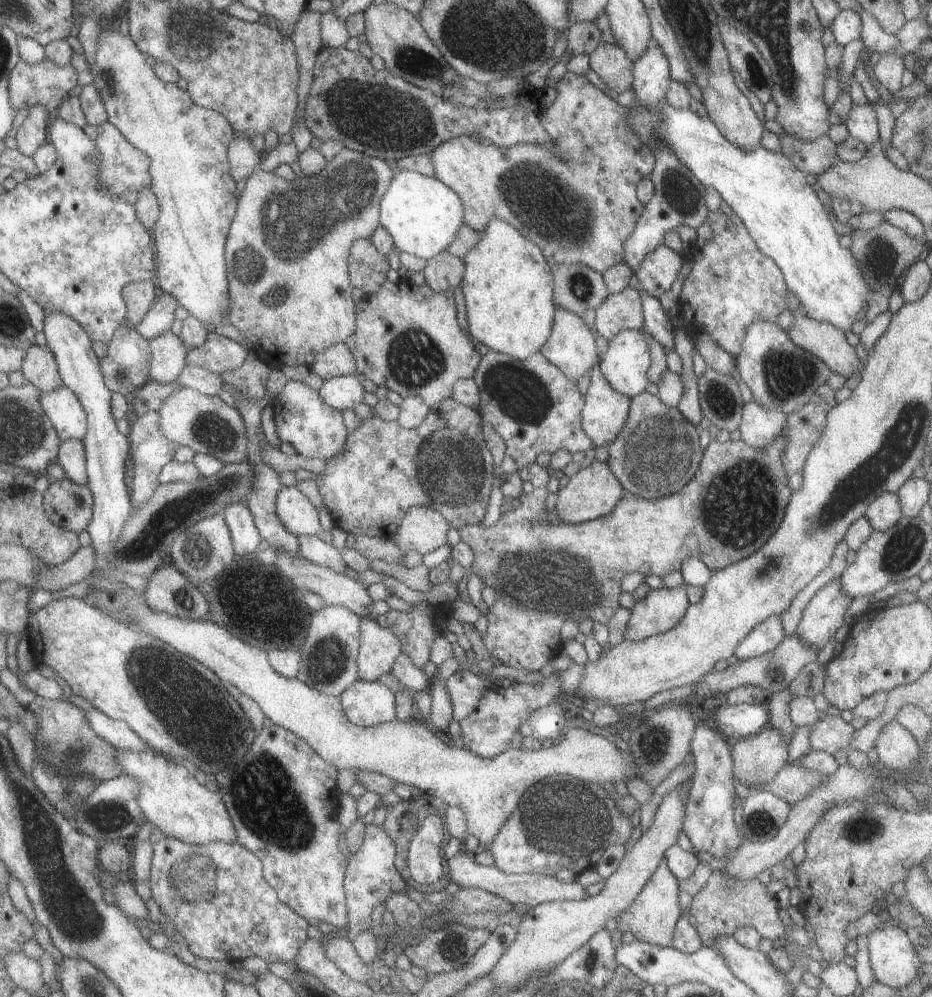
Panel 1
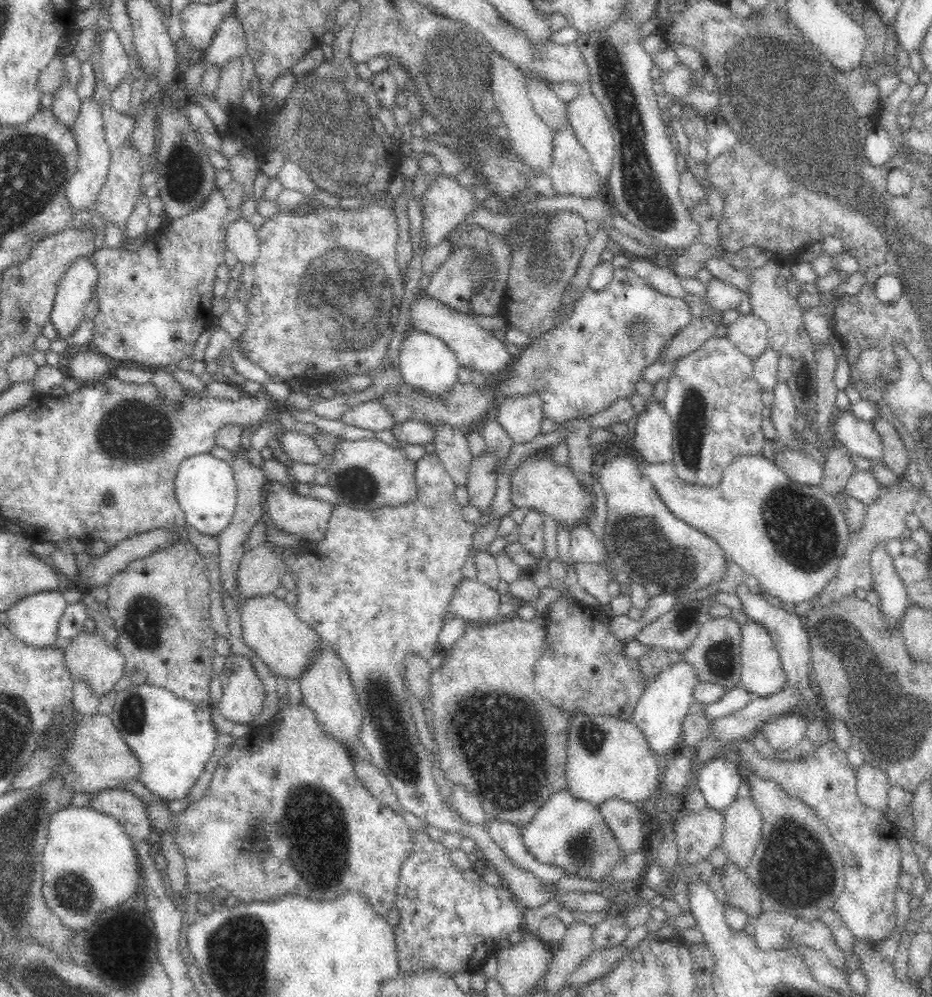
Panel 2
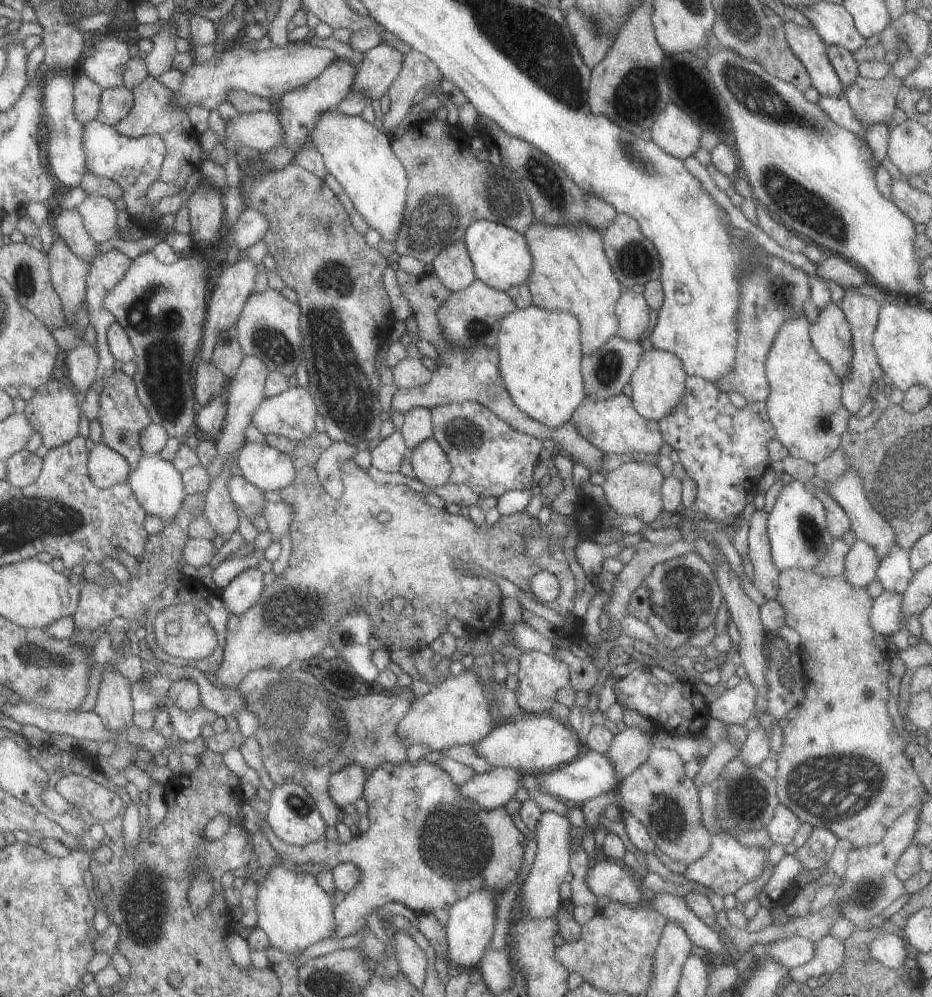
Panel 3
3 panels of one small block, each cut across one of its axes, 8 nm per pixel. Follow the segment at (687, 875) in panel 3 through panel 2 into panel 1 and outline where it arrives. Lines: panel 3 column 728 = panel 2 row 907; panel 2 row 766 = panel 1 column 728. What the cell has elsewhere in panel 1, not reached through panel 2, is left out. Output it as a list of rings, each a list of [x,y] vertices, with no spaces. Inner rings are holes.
[[[695,722],[691,737],[690,752],[693,755],[694,772],[690,776],[692,784],[684,806],[682,833],[688,838],[696,853],[706,852],[720,859],[726,853],[734,851],[743,841],[733,823],[733,800],[736,798],[733,788],[732,760],[730,742],[719,731],[709,728],[705,722]]]

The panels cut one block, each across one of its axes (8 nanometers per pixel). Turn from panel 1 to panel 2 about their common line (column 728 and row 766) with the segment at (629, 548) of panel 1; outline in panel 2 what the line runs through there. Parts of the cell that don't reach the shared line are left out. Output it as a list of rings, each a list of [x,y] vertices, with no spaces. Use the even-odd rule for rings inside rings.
[[[535,616],[529,621],[524,621],[520,617],[510,619],[507,622],[500,622],[494,625],[469,624],[466,622],[463,634],[454,642],[446,654],[441,666],[433,670],[430,680],[428,680],[428,698],[424,702],[425,720],[428,732],[436,744],[436,754],[439,766],[445,778],[450,782],[465,786],[472,794],[475,794],[486,813],[487,818],[499,817],[500,820],[508,820],[518,825],[528,824],[528,821],[536,814],[536,811],[545,803],[552,794],[566,789],[566,742],[568,736],[568,722],[572,716],[566,711],[562,711],[540,698],[534,690],[533,669],[534,662],[540,658],[544,650],[544,634],[546,634],[546,621],[542,616]]]

